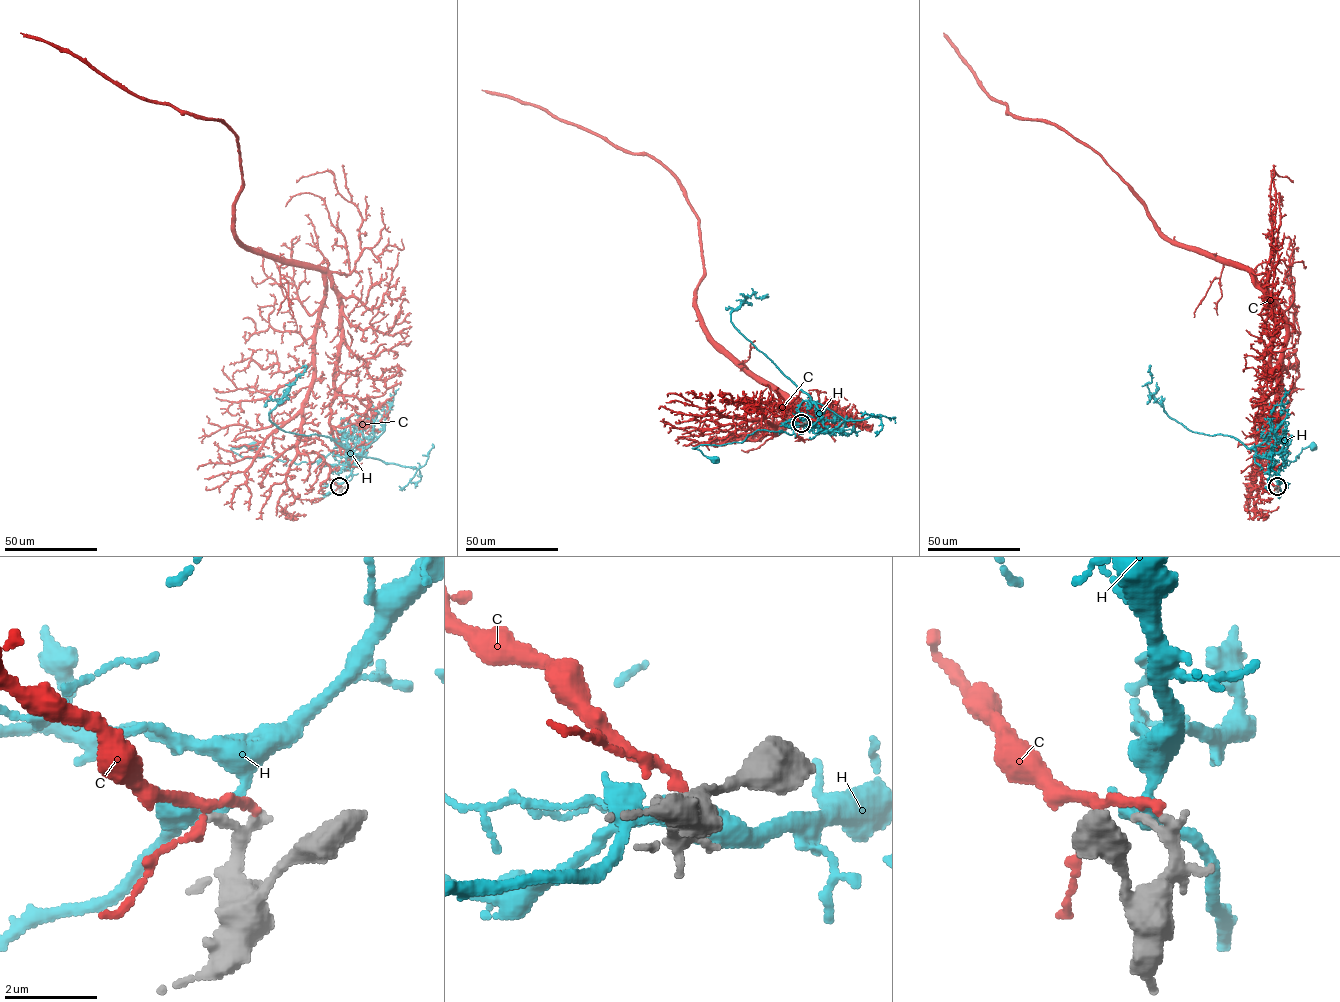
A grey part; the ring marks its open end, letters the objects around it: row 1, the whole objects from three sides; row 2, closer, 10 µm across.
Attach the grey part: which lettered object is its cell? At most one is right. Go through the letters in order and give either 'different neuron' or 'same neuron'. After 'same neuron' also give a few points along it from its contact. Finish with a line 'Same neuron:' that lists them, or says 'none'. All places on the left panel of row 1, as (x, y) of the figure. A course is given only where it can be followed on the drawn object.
C: different neuron
H: different neuron
Same neuron: none

